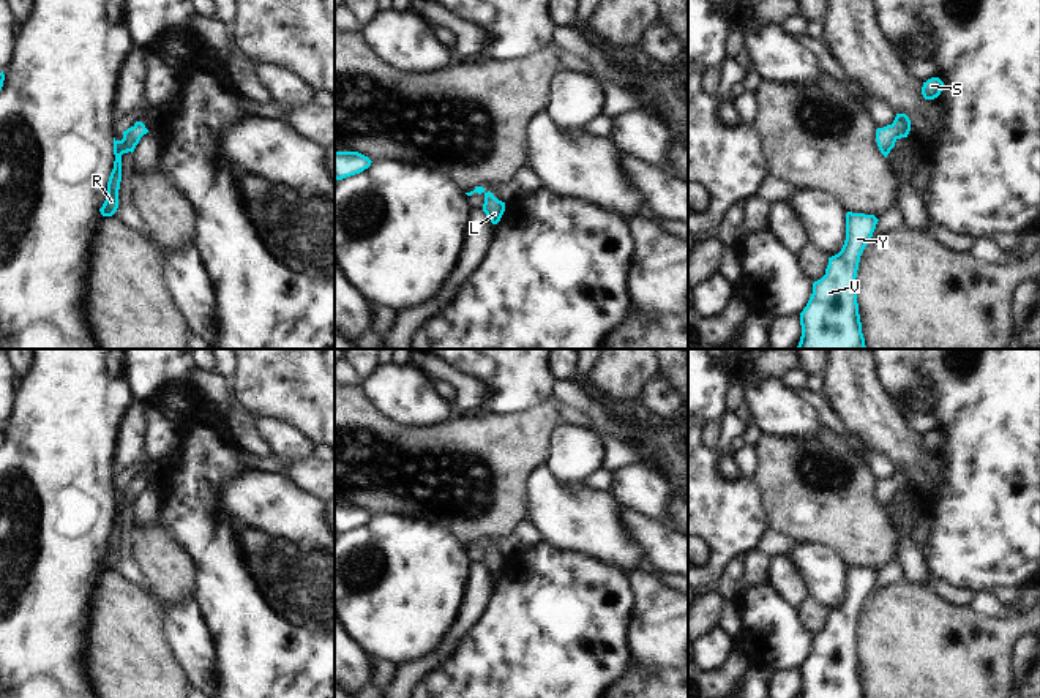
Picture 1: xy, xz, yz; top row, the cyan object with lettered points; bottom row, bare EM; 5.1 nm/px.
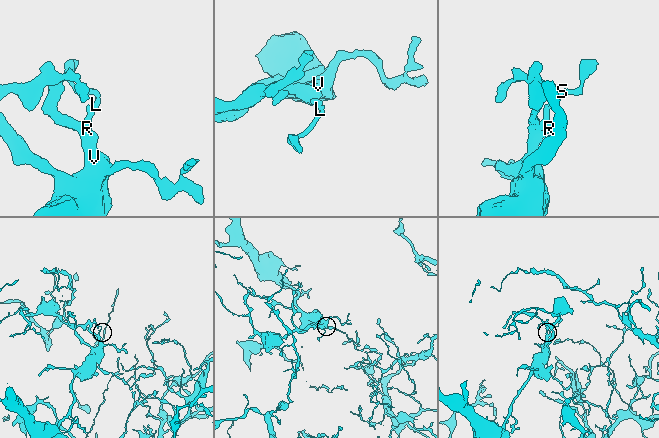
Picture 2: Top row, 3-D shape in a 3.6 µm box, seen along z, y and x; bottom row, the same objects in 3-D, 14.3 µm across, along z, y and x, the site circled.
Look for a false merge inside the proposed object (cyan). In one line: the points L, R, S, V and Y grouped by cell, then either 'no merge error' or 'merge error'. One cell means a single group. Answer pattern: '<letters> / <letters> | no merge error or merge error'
L R S V Y | no merge error

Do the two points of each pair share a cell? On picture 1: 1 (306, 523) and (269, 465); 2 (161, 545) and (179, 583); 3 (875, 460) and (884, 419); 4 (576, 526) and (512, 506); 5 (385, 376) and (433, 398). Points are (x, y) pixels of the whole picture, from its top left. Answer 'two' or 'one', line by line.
1: two
2: one
3: two
4: two
5: one

